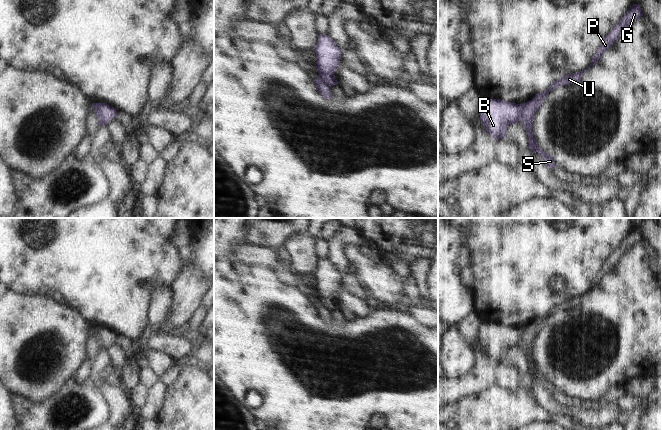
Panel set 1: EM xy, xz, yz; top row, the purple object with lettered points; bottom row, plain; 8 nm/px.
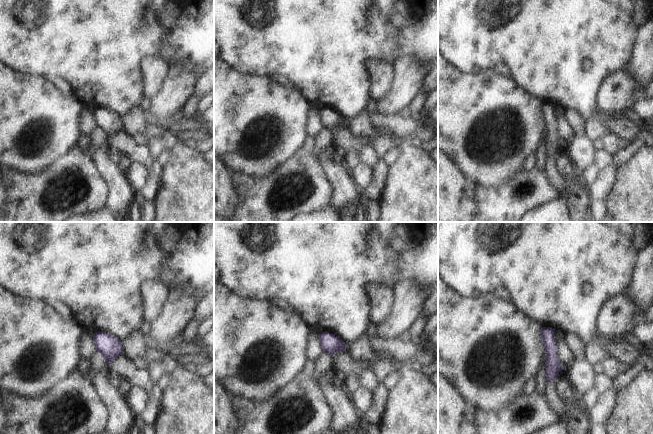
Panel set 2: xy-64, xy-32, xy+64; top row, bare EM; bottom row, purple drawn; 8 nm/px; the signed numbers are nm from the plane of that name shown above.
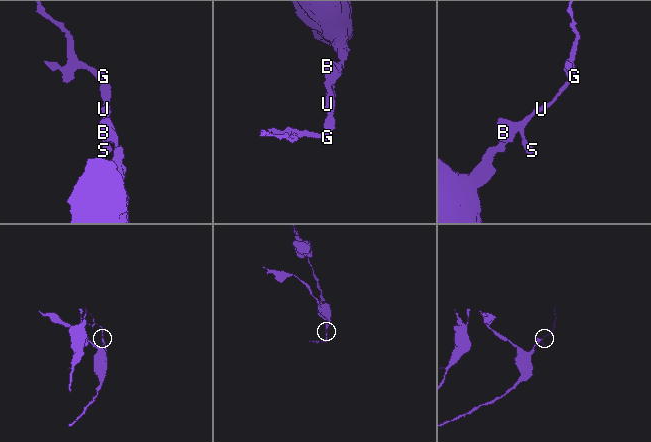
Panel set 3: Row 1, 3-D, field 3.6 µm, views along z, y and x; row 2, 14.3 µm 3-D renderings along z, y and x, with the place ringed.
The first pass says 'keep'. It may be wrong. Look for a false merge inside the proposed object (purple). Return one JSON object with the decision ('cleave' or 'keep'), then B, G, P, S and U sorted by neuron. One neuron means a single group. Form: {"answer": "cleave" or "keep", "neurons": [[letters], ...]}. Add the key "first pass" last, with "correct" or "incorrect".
{"answer": "cleave", "neurons": [["B"], ["G", "P", "S", "U"]], "first pass": "incorrect"}

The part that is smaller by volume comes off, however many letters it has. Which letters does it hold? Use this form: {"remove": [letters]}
{"remove": ["G", "P", "S", "U"]}

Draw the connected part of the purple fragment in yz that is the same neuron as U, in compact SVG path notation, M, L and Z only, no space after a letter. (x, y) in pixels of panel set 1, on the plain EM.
M633 228L630 233L621 242L620 246L612 253L612 255L603 263L601 270L597 273L596 278L592 281L591 288L583 295L575 296L566 299L556 305L554 305L550 311L544 315L536 318L531 324L524 327L524 341L522 348L529 361L529 373L532 377L538 377L543 384L543 387L551 392L555 393L554 383L548 379L537 367L537 364L533 357L533 344L538 336L539 332L545 325L546 319L553 315L557 311L564 311L572 307L577 307L581 304L584 297L595 287L597 287L608 272L610 272L620 261L620 259L638 242L643 240L643 236L640 229Z

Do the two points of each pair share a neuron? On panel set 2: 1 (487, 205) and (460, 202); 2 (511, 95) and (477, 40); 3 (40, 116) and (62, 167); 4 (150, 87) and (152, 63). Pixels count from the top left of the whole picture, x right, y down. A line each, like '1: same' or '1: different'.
1: different
2: different
3: different
4: same

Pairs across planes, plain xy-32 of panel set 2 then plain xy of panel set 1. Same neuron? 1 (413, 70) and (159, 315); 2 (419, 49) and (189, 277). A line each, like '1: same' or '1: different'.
1: different
2: different

